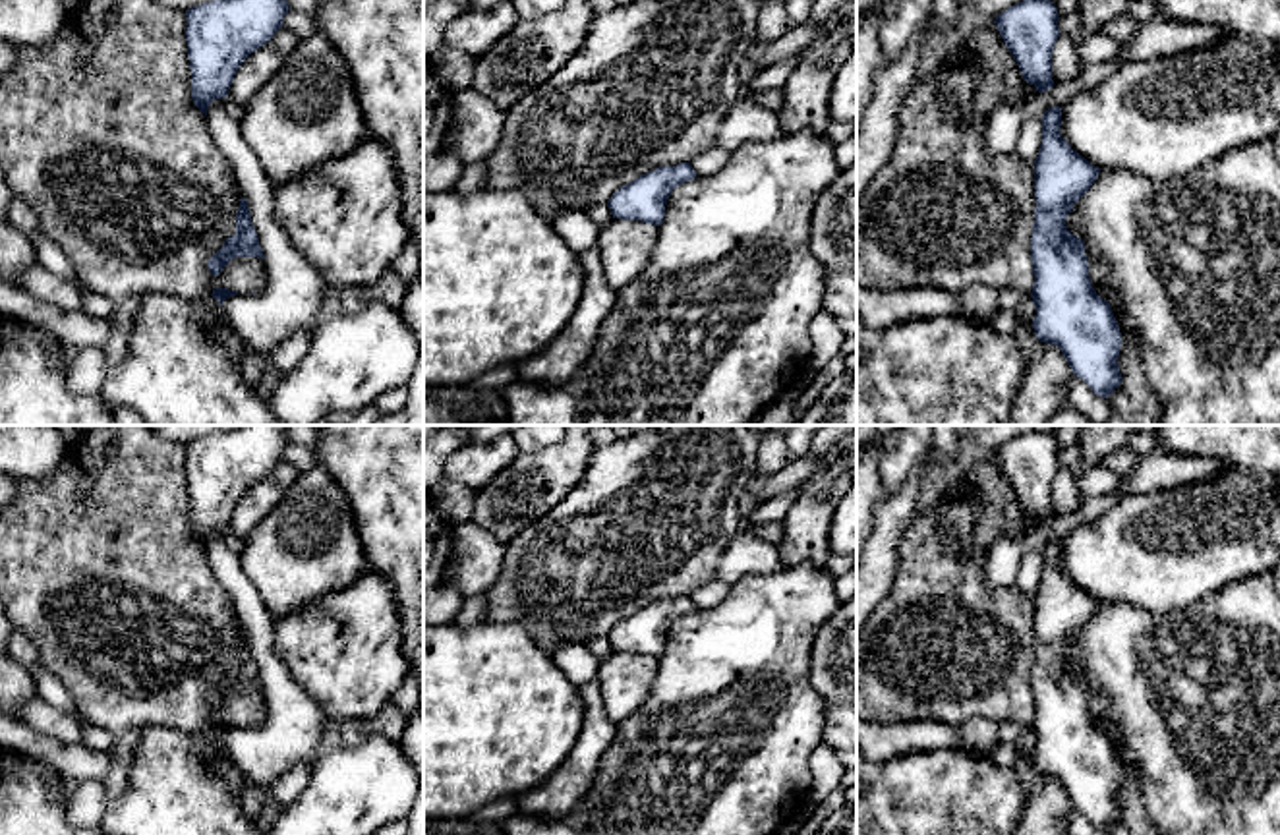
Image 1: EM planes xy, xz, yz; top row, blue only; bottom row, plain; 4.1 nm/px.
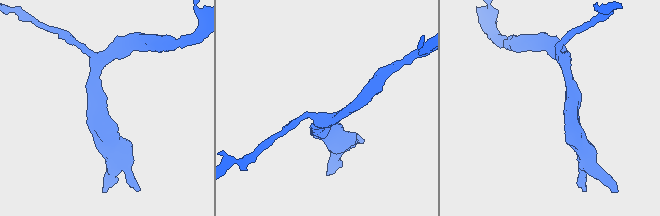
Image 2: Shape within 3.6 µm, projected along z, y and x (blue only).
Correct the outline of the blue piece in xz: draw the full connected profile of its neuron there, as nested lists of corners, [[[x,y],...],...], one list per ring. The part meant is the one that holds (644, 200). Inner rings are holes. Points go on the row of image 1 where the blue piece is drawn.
[[[690,162],[659,166],[615,191],[607,207],[613,218],[642,220],[659,226],[665,218],[665,205],[671,191],[694,178],[696,172]]]

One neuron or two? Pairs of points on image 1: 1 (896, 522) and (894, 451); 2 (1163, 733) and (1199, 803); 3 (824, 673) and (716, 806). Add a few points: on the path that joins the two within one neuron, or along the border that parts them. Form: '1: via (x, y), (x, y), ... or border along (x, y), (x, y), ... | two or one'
1: border along (923, 457), (907, 480), (886, 497) | two
2: via (1174, 750), (1199, 785) | one
3: border along (813, 640), (811, 687), (824, 704), (824, 731) | two

